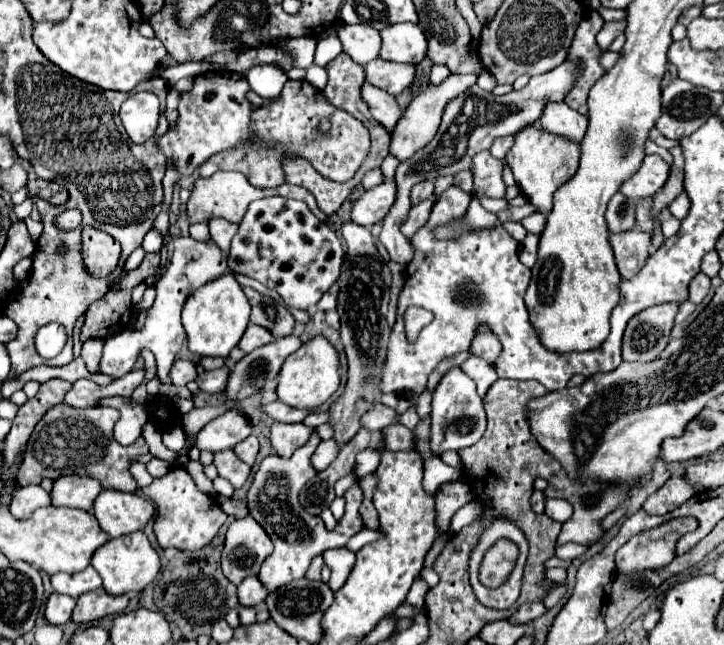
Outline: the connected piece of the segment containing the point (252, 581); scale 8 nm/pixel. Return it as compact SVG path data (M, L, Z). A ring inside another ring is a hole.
M258 576L244 578L244 582L240 582L238 586L238 602L244 606L258 606L260 602L264 602L266 596L268 596L268 588L262 586Z

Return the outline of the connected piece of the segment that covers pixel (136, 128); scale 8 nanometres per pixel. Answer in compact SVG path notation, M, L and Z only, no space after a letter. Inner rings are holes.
M152 92L130 94L130 98L120 108L122 124L134 142L146 142L154 138L158 116L160 104Z

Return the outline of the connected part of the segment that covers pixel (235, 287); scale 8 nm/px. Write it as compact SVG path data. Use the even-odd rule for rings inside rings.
M222 274L220 278L198 288L182 310L182 324L186 330L188 350L198 356L212 358L228 358L230 350L238 346L250 316L250 304L242 292L242 286L236 282L232 274Z

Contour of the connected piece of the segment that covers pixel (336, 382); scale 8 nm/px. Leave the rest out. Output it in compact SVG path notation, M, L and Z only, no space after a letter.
M314 336L312 340L304 342L286 362L282 364L280 370L280 384L278 384L278 400L286 402L292 408L318 408L324 404L340 386L340 358L338 350L330 344L328 338L324 336Z

